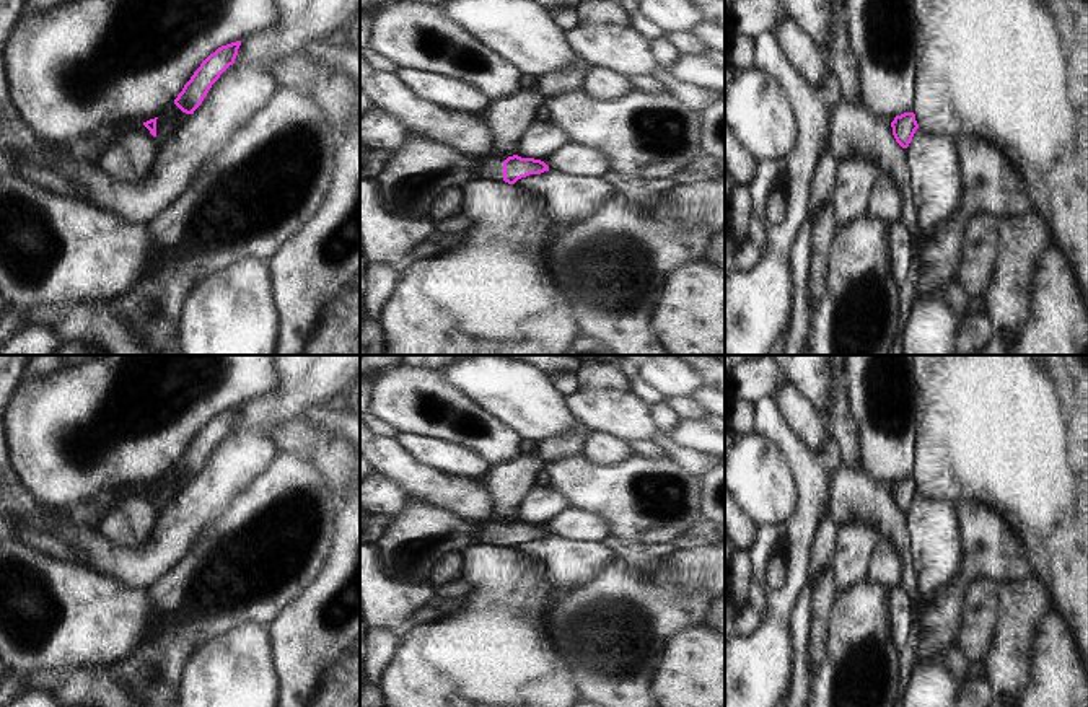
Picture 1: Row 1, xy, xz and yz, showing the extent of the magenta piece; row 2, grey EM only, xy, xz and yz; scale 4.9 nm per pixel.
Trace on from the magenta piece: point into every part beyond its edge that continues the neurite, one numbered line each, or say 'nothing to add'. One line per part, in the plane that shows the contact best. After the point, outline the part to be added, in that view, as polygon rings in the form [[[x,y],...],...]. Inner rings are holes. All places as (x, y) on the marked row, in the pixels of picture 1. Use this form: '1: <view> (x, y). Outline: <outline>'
1: xz (491, 166). Outline: [[[489,155],[485,158],[477,160],[477,176],[492,179],[492,181],[503,181],[503,161],[508,156],[495,156]]]

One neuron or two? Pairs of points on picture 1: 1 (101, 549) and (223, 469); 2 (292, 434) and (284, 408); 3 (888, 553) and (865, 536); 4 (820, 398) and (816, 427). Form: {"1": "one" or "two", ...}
{"1": "one", "2": "two", "3": "two", "4": "two"}

